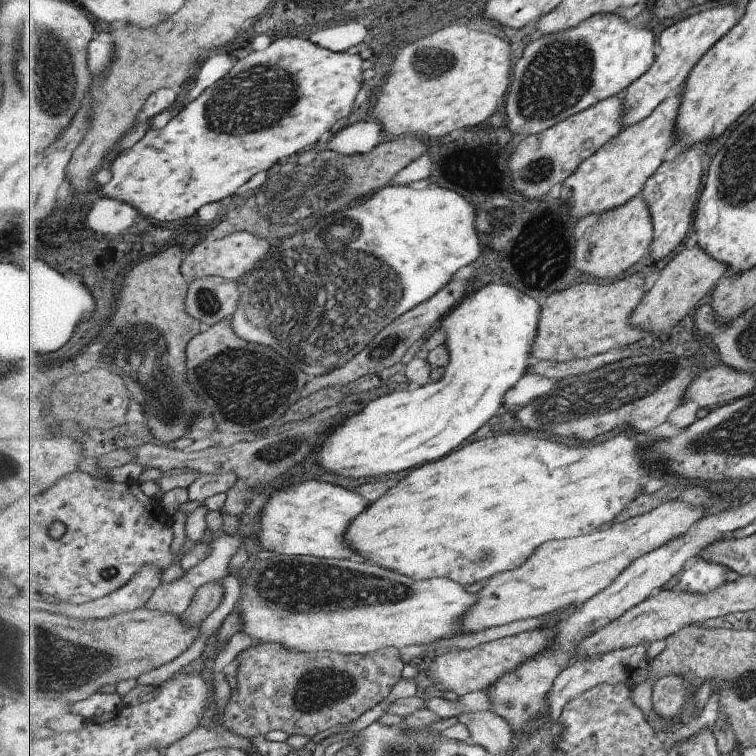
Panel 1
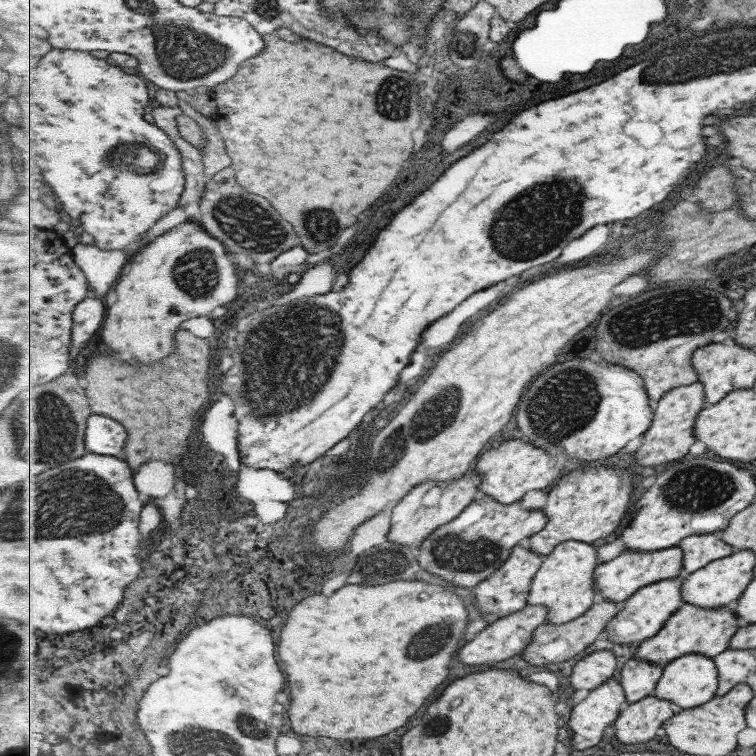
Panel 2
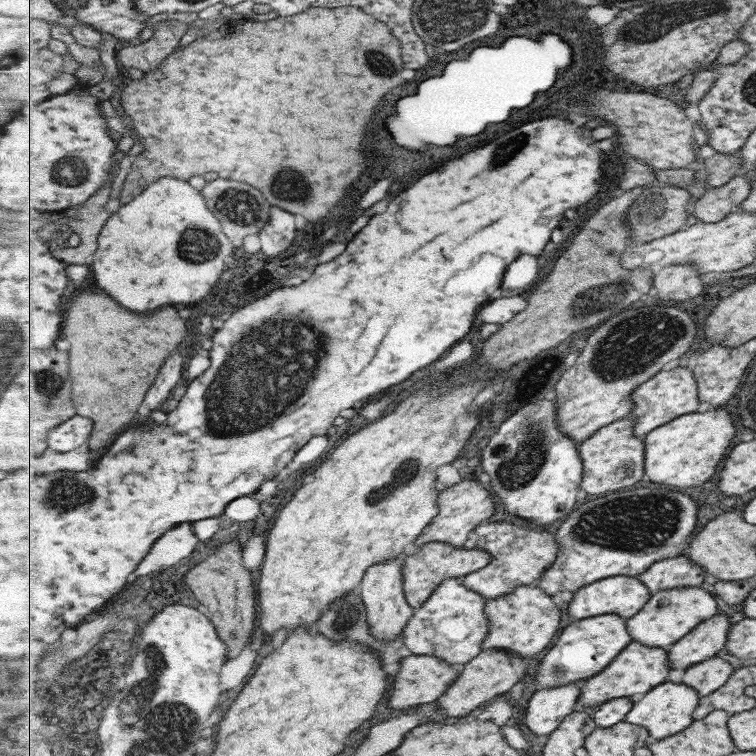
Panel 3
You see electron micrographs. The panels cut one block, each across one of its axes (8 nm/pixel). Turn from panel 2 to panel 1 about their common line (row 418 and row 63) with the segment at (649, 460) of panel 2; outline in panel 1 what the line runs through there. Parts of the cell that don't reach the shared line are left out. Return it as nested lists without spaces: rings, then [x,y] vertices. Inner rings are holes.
[[[713,8],[667,27],[658,36],[660,54],[645,75],[638,78],[626,91],[625,127],[646,119],[664,99],[677,94],[684,87],[698,62],[737,24],[737,8]]]

